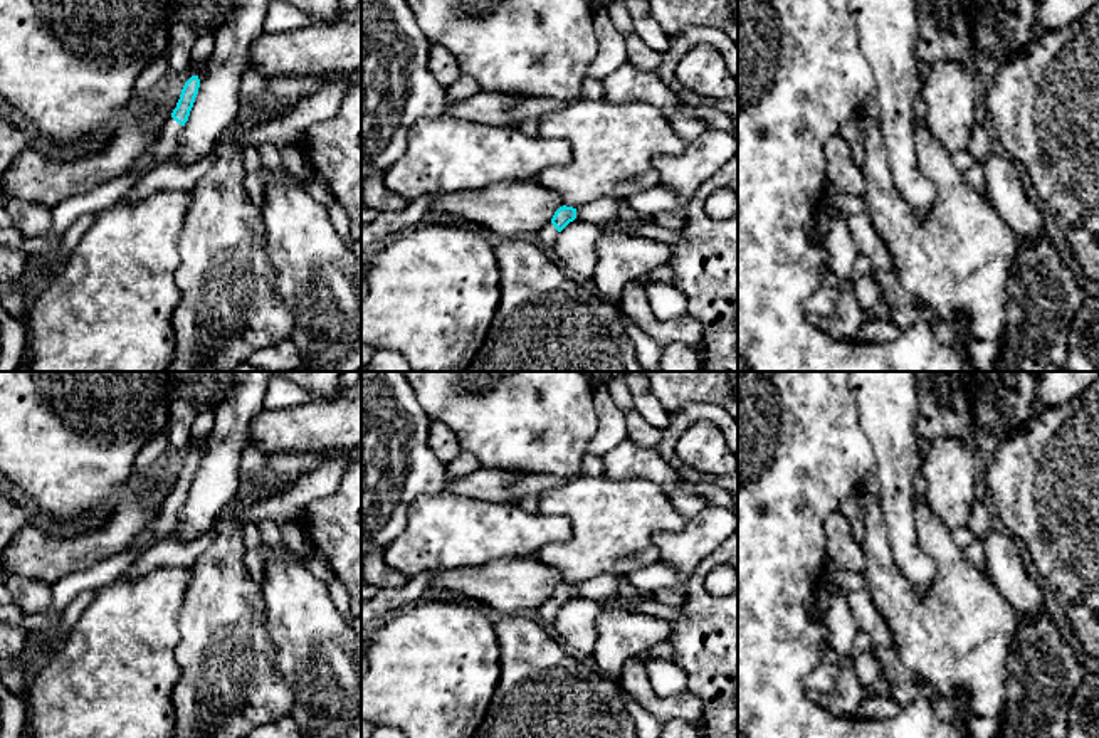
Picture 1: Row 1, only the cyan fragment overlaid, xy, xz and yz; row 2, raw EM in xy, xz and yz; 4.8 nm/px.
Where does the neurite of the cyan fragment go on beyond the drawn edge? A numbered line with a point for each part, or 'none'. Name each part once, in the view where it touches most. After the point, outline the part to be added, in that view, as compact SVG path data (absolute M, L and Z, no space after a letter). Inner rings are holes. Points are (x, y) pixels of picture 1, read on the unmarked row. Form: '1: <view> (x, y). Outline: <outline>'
1: xy (167, 521). Outline: M170 493L161 504L155 523L141 531L128 548L141 548L158 538L165 538L170 533L176 531L181 504L183 503Z

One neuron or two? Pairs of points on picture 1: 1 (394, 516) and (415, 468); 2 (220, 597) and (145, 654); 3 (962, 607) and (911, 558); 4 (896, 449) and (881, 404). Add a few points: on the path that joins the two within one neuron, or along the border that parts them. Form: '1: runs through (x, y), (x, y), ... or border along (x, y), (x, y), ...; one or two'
1: runs through (394, 505), (394, 490), (404, 479); one
2: border along (187, 592), (178, 616), (178, 644), (175, 648); two
3: border along (921, 540), (935, 564), (923, 599); two
4: runs through (894, 437), (888, 416); one

